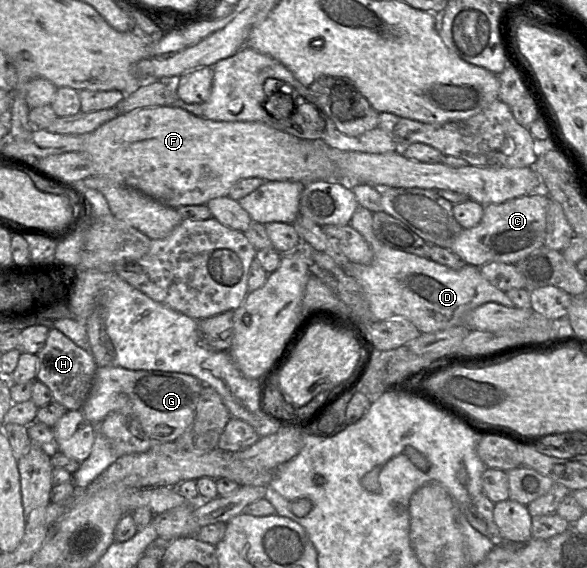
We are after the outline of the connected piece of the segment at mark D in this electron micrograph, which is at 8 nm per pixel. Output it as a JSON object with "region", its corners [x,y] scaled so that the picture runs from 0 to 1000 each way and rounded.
{"region":[[[612,361],[595,393],[632,435],[632,463],[618,467],[595,461],[581,472],[617,505],[635,565],[690,558],[717,586],[734,586],[789,570],[796,549],[826,533],[877,540],[862,516],[831,496],[811,468],[794,465],[784,475],[772,475],[731,454],[658,433],[637,412],[634,380],[632,371]]]}

